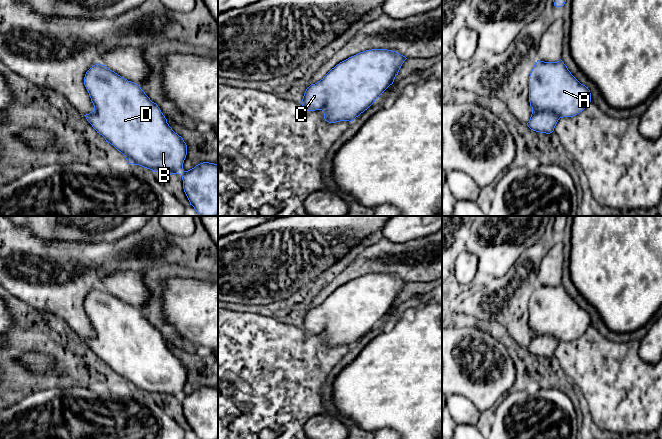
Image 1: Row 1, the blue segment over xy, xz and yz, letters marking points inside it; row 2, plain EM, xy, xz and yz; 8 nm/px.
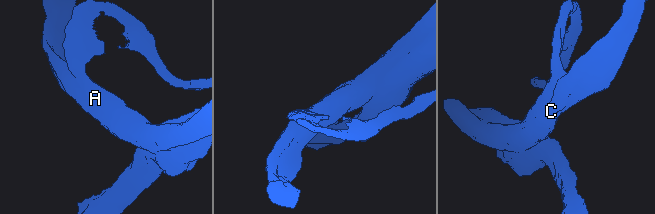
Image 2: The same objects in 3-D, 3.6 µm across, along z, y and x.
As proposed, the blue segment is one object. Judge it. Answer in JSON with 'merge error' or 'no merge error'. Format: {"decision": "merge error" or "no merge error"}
{"decision": "no merge error"}

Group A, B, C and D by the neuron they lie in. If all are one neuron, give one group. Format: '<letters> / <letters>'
A B C D

